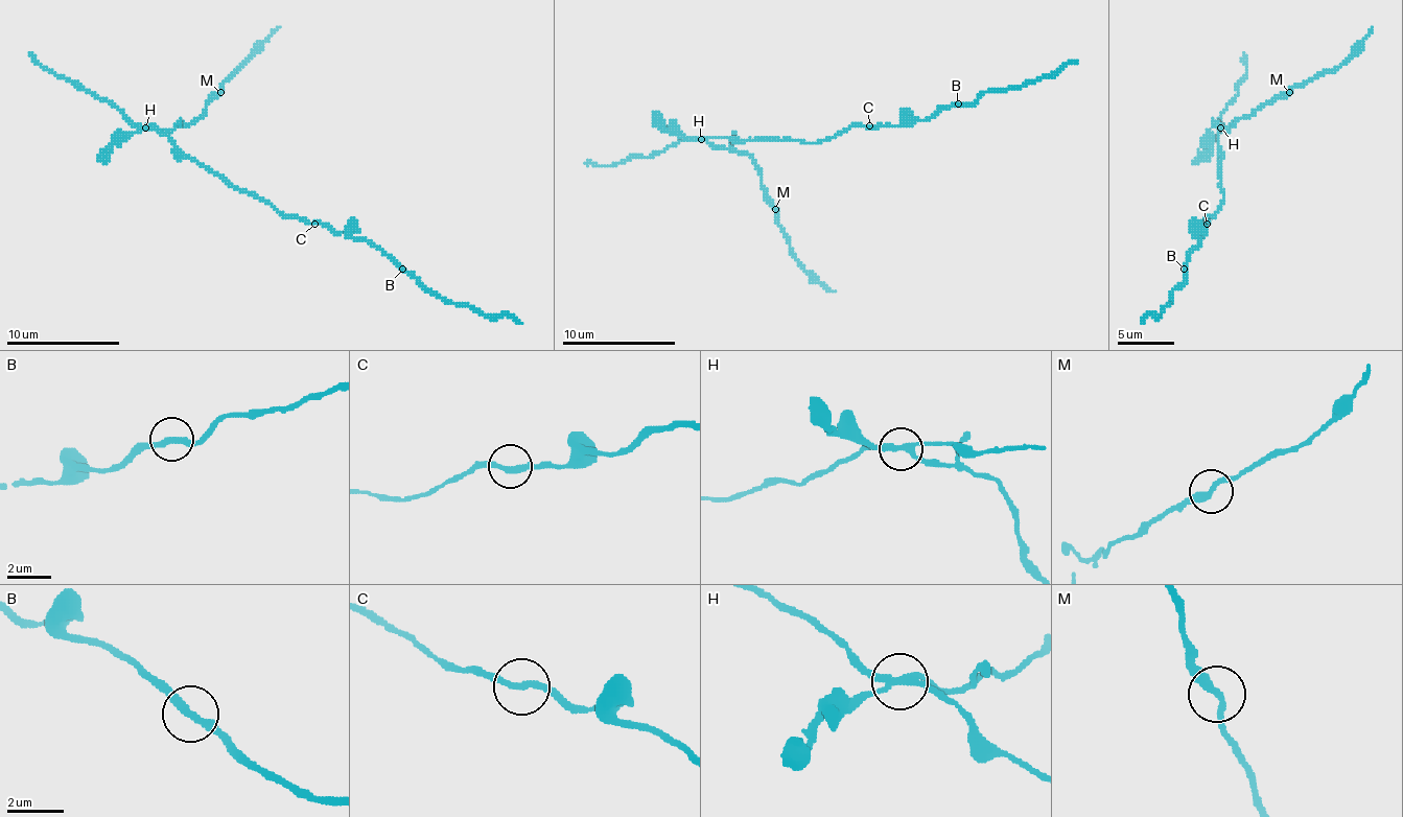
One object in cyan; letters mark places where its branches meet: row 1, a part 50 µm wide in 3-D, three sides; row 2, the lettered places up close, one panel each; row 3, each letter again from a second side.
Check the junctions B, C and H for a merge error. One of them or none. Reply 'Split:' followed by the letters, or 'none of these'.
Split: H

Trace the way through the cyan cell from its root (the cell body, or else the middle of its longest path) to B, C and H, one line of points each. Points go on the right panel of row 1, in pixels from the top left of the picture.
B: (1221, 186), (1223, 192), (1221, 206), (1207, 217), (1207, 232), (1190, 255), (1184, 269)
C: (1221, 186), (1223, 192), (1221, 206), (1207, 217), (1207, 224)
H: (1221, 186), (1221, 146), (1218, 144), (1221, 126)

